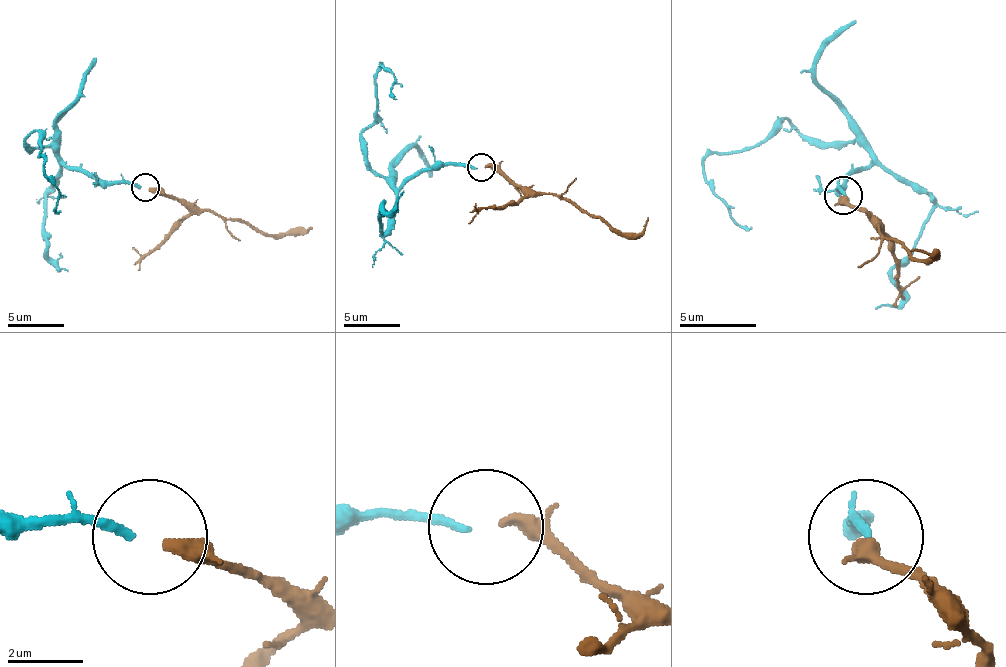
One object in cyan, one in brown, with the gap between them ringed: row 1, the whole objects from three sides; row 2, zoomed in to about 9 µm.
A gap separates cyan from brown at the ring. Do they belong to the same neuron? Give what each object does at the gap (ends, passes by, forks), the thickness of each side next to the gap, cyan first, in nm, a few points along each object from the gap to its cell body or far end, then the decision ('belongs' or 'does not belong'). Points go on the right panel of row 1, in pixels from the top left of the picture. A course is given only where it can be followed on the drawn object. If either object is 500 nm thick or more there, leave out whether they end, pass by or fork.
cyan ends; brown ends; calibres 200 and 360 nm; course cyan (843, 195), (870, 161), (859, 142), (782, 119), (752, 145), (710, 153), (702, 176), (752, 226); course brown (843, 195), (878, 226), (885, 237), (927, 260), (931, 256), (912, 248); belongs

